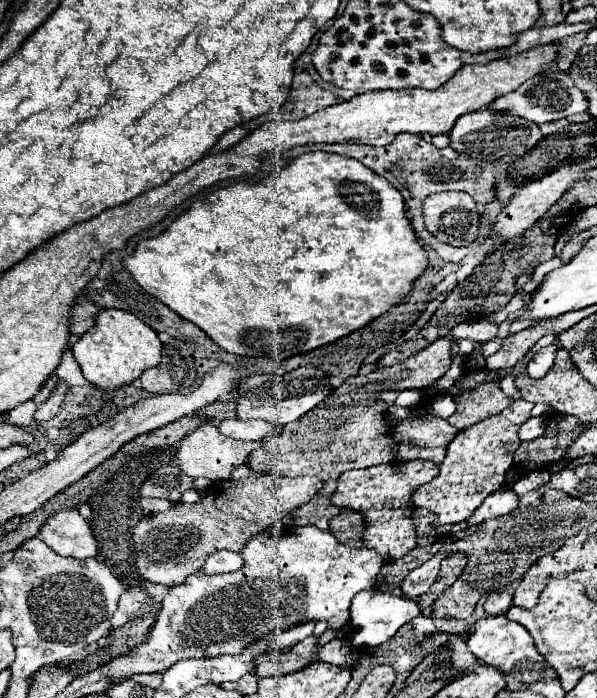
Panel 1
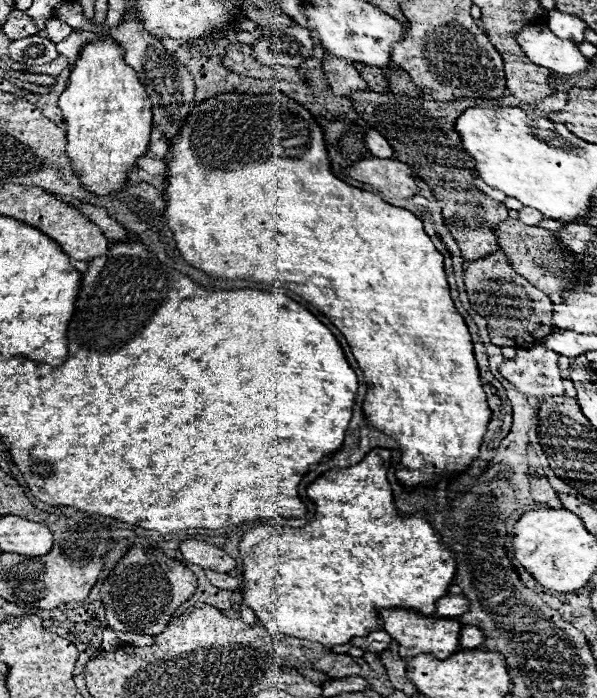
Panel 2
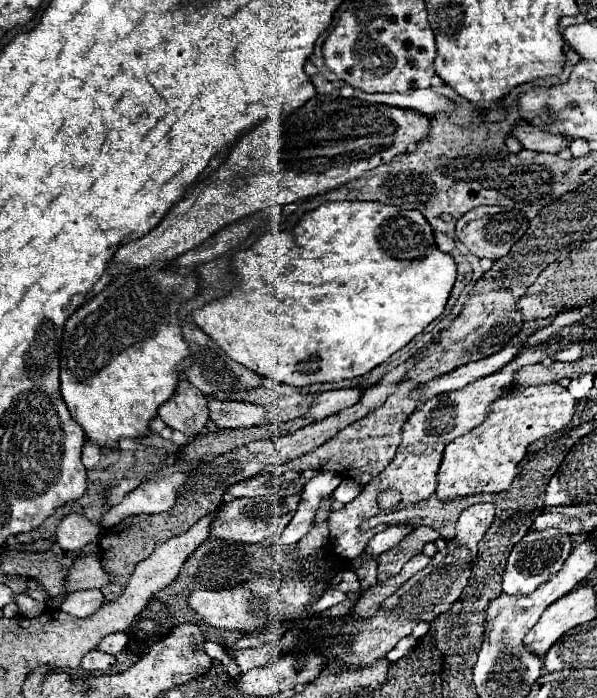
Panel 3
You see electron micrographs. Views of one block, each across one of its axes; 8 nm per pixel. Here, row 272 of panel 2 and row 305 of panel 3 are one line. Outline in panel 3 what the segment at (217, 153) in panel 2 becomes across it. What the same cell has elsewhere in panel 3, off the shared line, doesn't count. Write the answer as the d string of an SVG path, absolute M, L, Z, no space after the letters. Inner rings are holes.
M328 202L320 208L308 212L292 230L288 232L268 232L250 250L238 252L234 256L234 270L238 286L226 298L212 300L204 308L196 310L192 318L196 324L236 362L250 368L252 372L272 378L288 386L310 386L318 382L340 382L352 380L356 376L368 374L382 362L386 362L394 352L402 350L416 334L420 334L432 320L436 320L446 306L450 290L456 282L456 262L450 254L436 248L432 226L420 216L420 212L404 212L402 208L392 208L388 204L376 202Z

